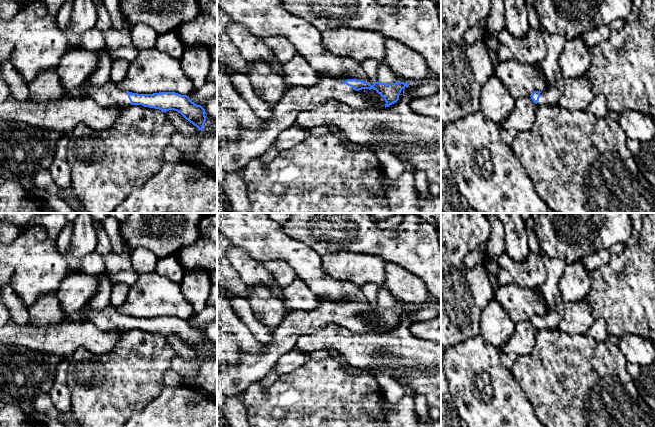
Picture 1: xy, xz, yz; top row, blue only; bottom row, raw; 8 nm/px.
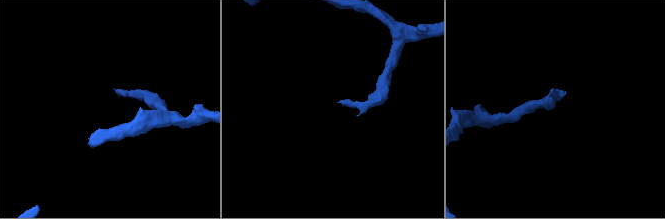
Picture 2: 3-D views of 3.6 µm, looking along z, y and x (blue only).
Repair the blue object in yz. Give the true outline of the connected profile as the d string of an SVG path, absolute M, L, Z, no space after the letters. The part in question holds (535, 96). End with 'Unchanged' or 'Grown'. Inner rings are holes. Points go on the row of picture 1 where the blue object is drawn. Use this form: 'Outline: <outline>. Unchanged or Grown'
Outline: M550 86L543 92L534 91L530 97L538 106L557 105L559 101L559 91L555 86Z. Grown

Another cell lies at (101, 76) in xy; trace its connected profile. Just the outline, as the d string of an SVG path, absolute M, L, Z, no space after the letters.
M104 48L99 52L99 63L96 69L80 86L80 94L78 96L67 96L73 98L87 98L86 92L94 86L104 86L110 82L111 65L113 59Z

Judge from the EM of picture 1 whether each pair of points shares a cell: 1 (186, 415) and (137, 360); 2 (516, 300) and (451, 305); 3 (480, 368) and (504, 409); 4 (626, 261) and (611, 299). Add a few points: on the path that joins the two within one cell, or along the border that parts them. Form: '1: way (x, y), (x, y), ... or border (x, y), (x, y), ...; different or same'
1: border (164, 384), (160, 391), (145, 404); different
2: border (494, 288), (495, 296); different
3: way (480, 378), (496, 396), (496, 399); same
4: way (626, 270), (626, 284), (620, 290); same

